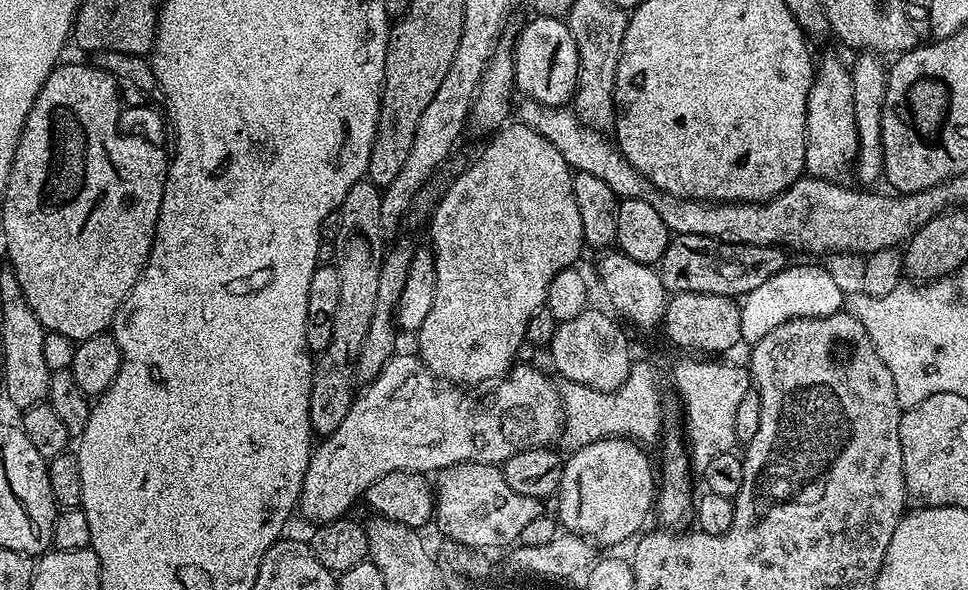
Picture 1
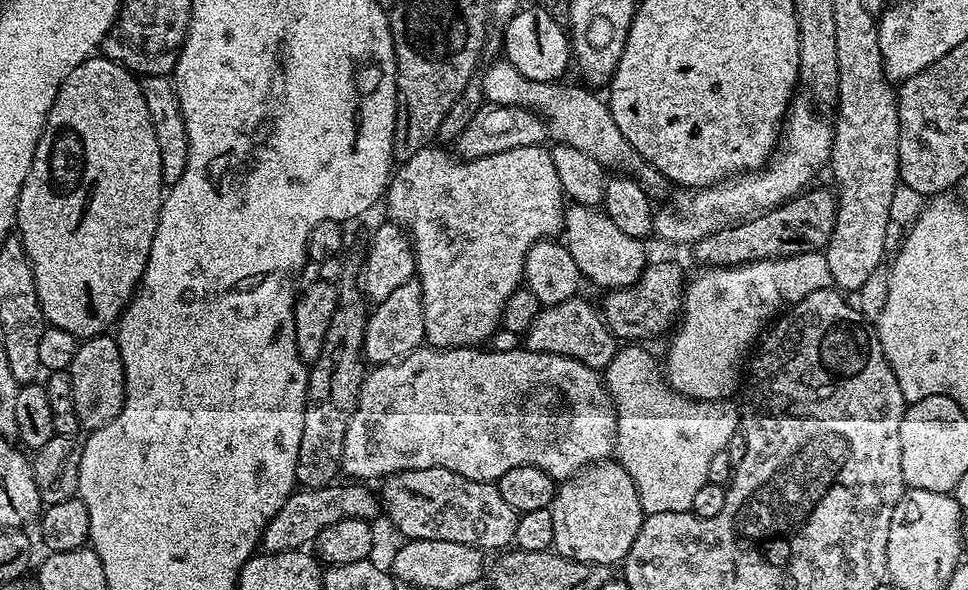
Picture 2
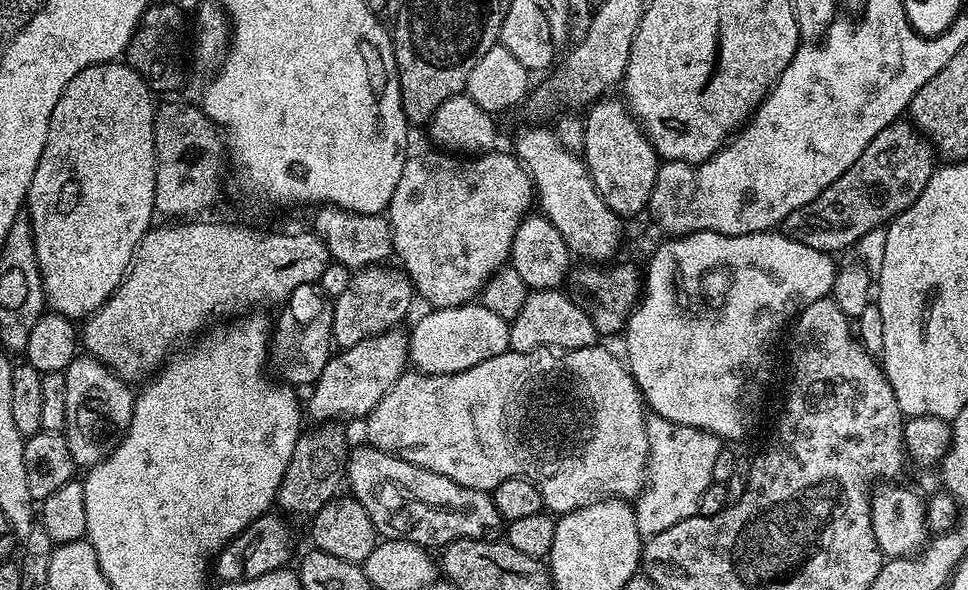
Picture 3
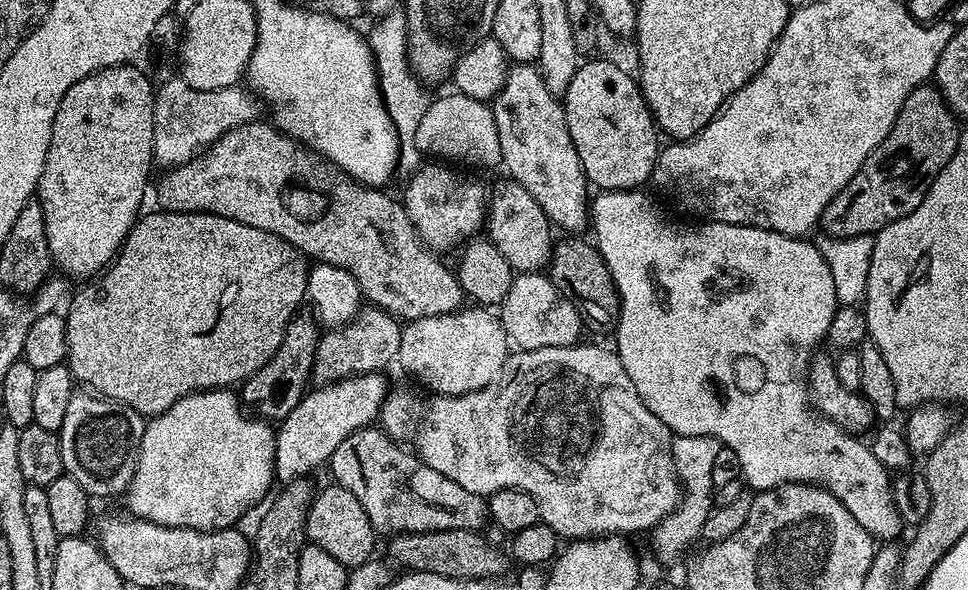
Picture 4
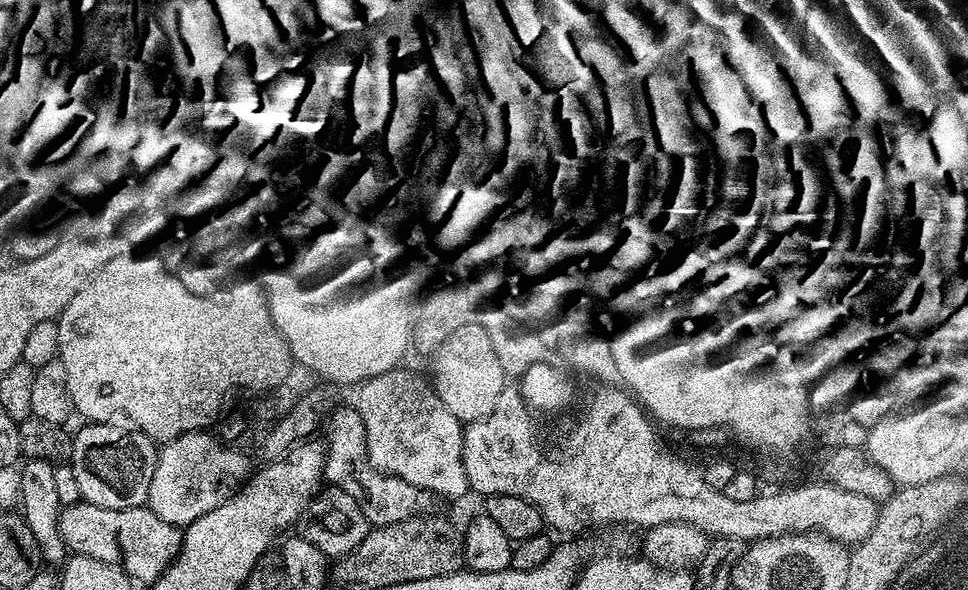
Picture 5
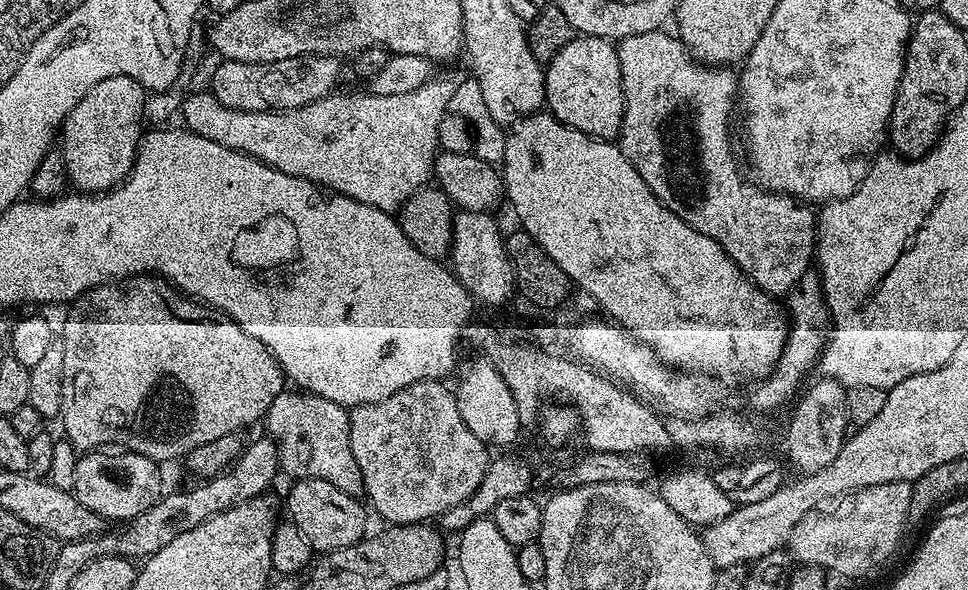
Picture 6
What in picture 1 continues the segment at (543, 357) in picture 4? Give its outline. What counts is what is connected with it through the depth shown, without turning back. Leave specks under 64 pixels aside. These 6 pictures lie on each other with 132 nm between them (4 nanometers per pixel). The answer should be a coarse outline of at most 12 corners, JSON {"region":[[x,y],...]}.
{"region":[[397,354],[313,447],[299,511],[378,478],[502,466],[562,436],[560,389],[517,363],[481,400]]}

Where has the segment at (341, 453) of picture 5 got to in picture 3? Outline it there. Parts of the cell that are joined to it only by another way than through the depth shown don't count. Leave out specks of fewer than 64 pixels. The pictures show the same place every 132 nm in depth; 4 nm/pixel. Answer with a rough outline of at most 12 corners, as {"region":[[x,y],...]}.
{"region":[[371,446],[346,484],[385,540],[501,531],[491,495]]}

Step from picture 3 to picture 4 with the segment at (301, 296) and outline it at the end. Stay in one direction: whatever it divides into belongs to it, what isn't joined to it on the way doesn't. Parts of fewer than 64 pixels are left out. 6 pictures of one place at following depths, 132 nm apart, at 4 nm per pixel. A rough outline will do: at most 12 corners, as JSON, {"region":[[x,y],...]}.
{"region":[[292,317],[270,362],[238,395],[259,419],[285,420],[309,391],[322,332]]}

